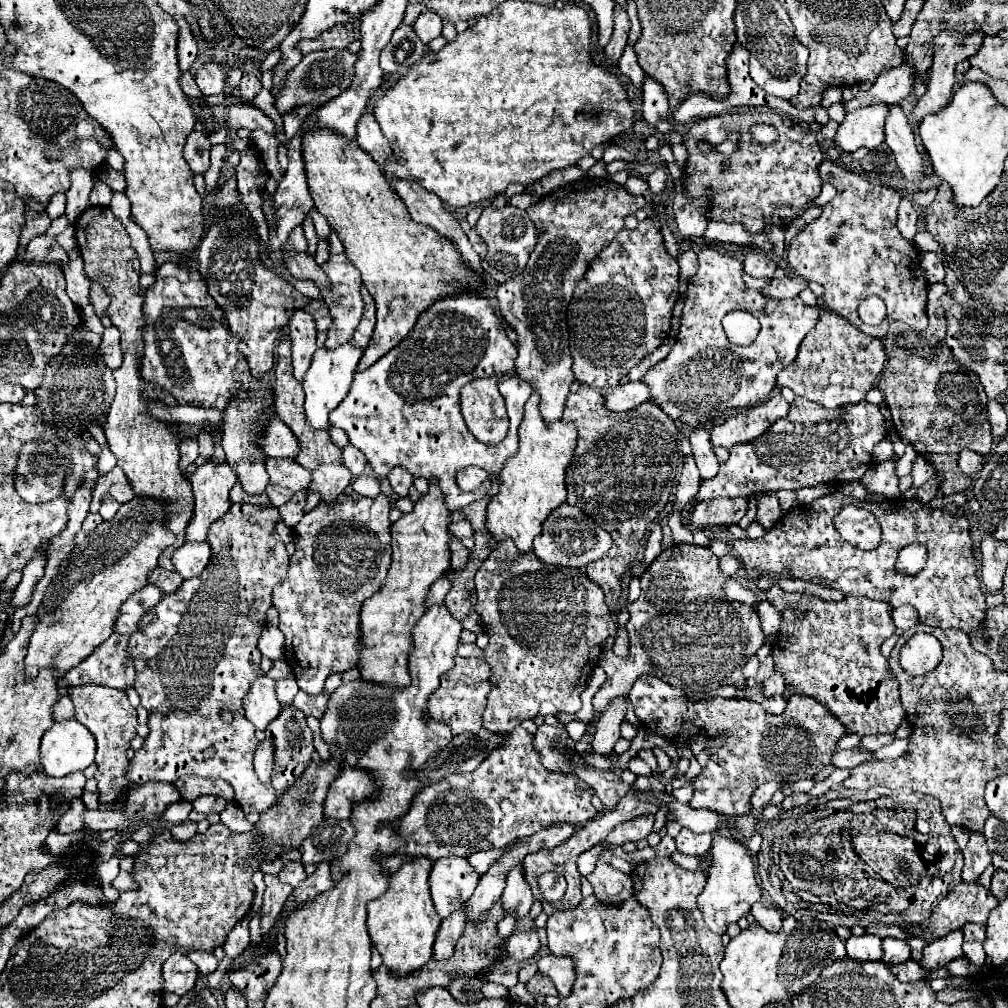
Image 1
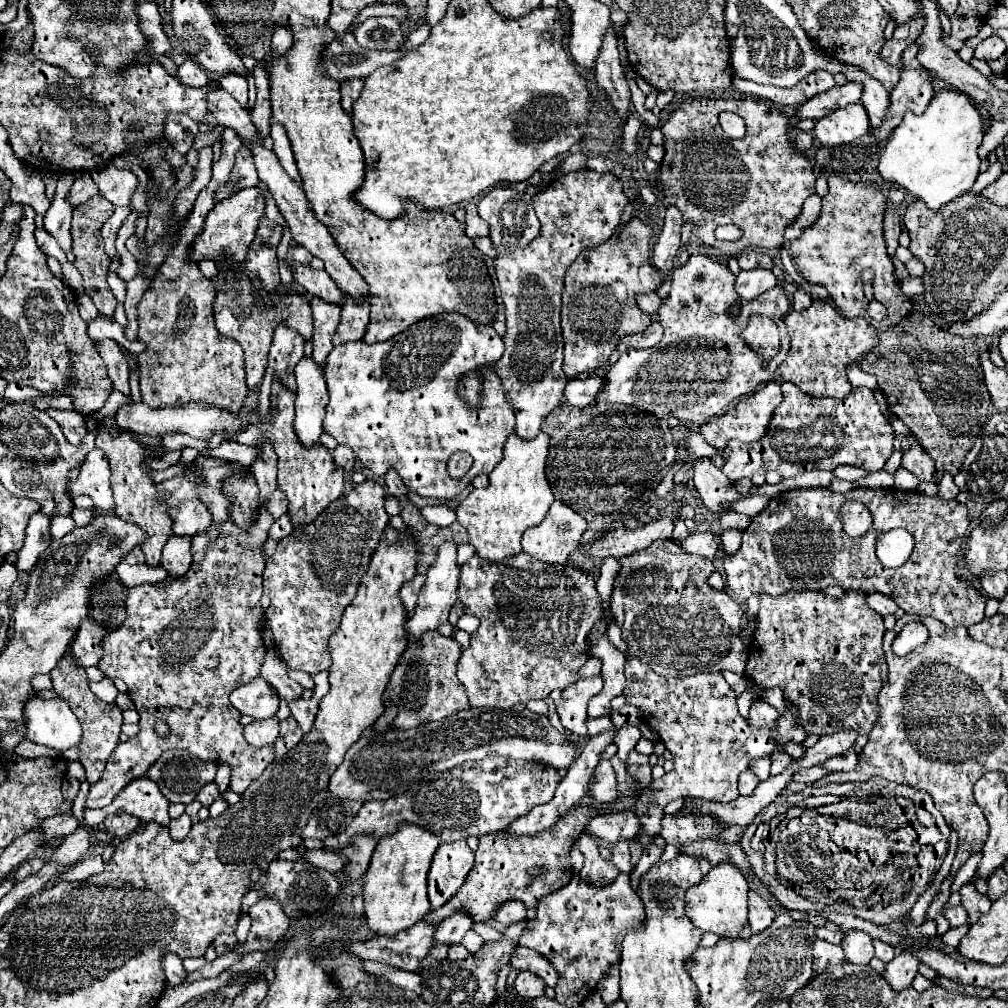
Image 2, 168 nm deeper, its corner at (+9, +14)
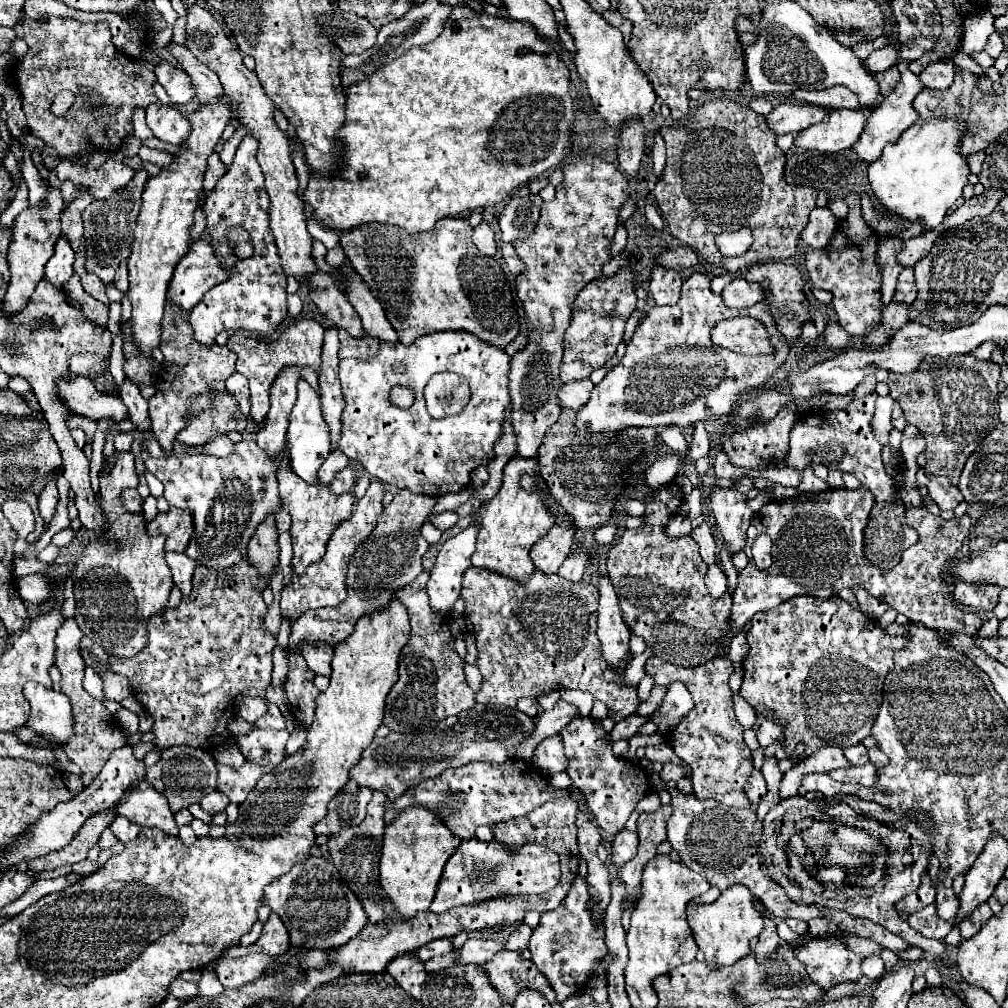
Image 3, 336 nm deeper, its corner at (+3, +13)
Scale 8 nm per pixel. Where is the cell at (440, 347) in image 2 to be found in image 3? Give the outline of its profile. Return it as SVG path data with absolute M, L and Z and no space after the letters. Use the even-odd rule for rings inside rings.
M443 331L443 333L431 333L423 339L417 339L413 345L399 345L399 347L387 347L381 343L381 349L375 357L369 361L359 359L341 359L339 361L339 379L343 385L345 395L345 411L343 411L343 439L339 441L339 449L353 461L359 461L367 473L381 483L393 485L397 489L409 489L411 493L419 495L431 495L439 497L445 493L457 493L463 491L469 481L471 473L481 467L489 465L495 451L493 445L501 435L503 427L503 413L509 405L509 355L499 349L483 343L479 337L463 331ZM439 371L453 371L459 373L469 381L471 387L471 401L467 407L453 417L433 419L427 413L423 389L431 375ZM393 385L405 385L415 391L415 403L409 409L395 407L389 401L389 391Z

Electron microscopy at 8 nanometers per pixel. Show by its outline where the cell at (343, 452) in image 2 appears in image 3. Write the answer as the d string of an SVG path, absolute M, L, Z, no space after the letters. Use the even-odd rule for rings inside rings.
M349 465L349 467L345 467L343 471L337 473L337 477L335 477L333 483L329 485L329 489L331 489L333 495L341 495L341 493L351 491L353 485L355 485L355 473L353 473L353 469L351 469L351 465Z

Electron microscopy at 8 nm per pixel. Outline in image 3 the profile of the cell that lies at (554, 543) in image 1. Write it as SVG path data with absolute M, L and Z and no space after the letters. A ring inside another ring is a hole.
M551 527L551 531L535 543L531 559L541 573L557 573L575 543L575 527Z

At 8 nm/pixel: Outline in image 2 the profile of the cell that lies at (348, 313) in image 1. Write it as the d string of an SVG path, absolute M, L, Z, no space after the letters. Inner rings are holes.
M311 296L311 308L313 308L313 320L315 320L313 358L317 364L325 364L327 354L333 350L331 338L341 318L341 306L325 302L317 296Z

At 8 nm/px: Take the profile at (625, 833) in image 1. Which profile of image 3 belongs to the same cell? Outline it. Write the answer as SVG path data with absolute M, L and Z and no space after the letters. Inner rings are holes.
M625 829L625 831L621 831L621 833L615 835L609 861L611 861L611 865L621 867L629 859L635 857L635 851L637 851L637 833L631 833L631 831Z

